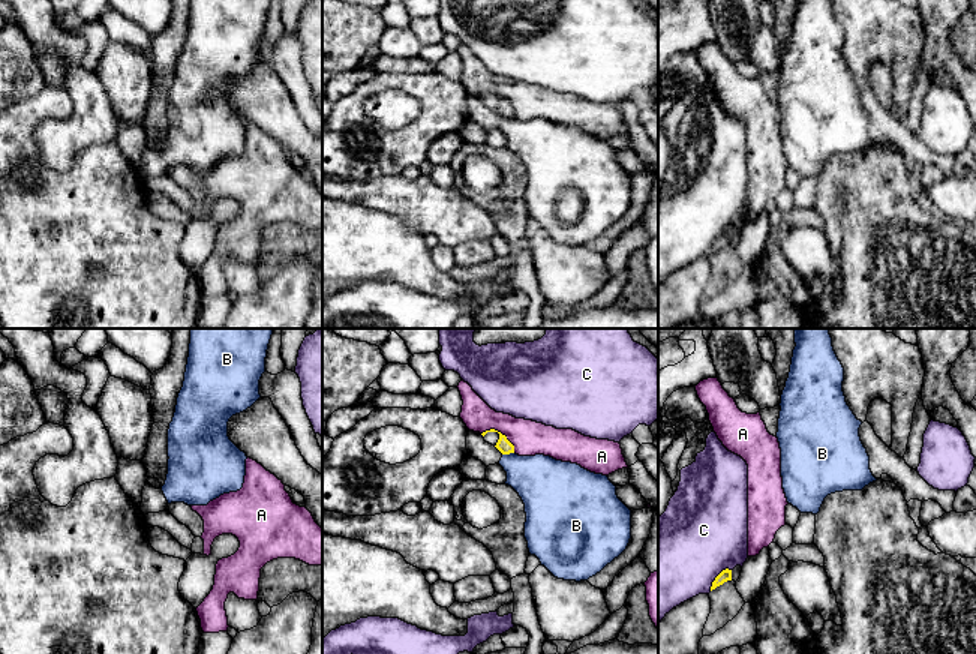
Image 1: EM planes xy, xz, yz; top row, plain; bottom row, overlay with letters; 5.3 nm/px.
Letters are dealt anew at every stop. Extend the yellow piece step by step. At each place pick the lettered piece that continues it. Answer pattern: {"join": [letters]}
{"join": []}

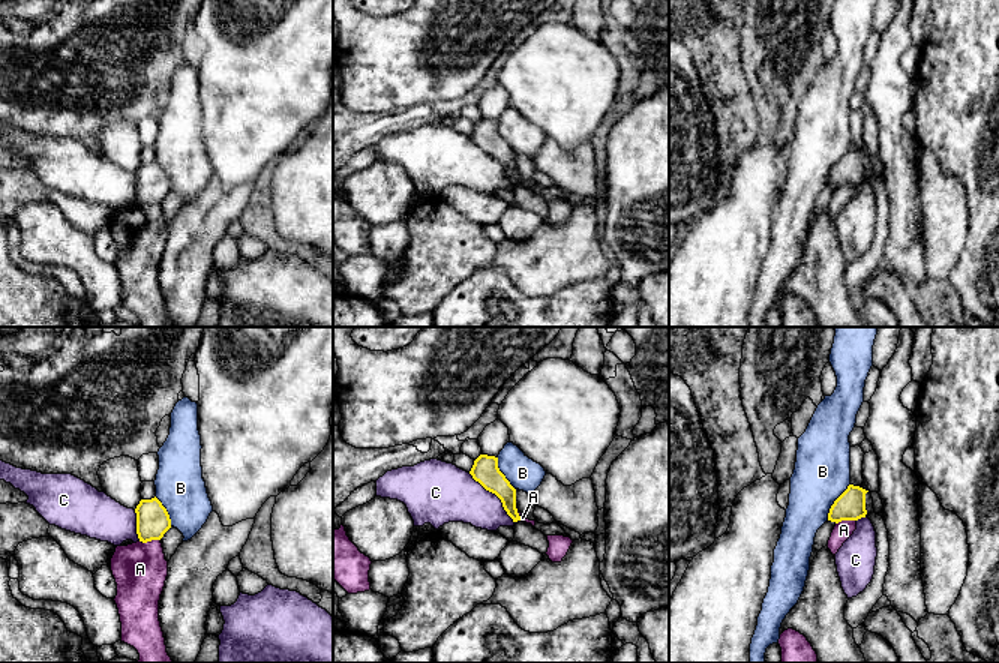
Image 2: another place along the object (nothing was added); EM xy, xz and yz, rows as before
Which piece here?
{"join": []}

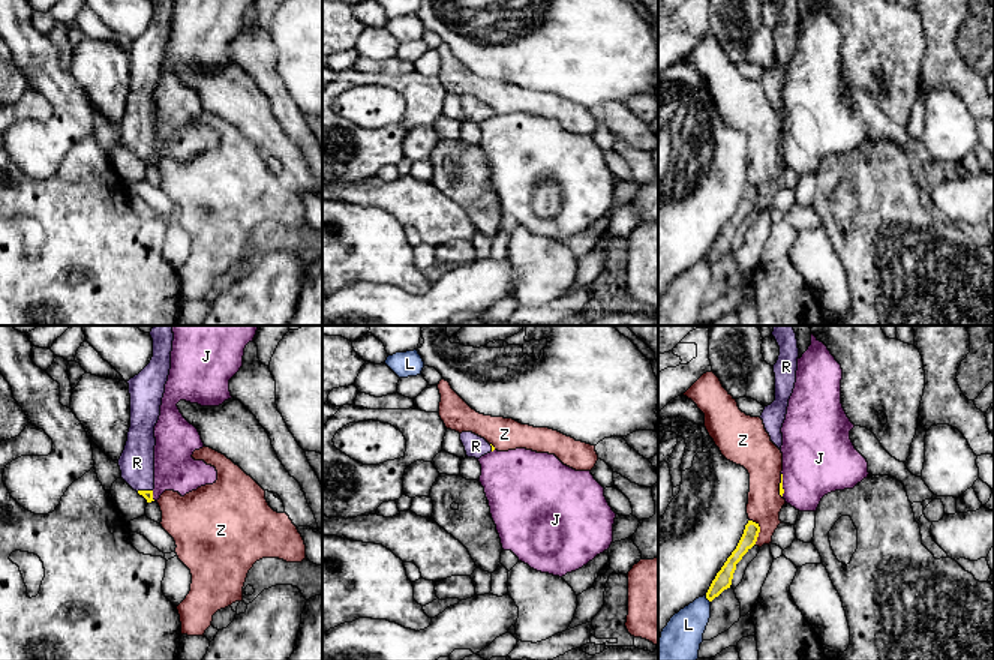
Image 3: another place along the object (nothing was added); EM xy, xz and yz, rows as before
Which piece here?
{"join": ["R"]}

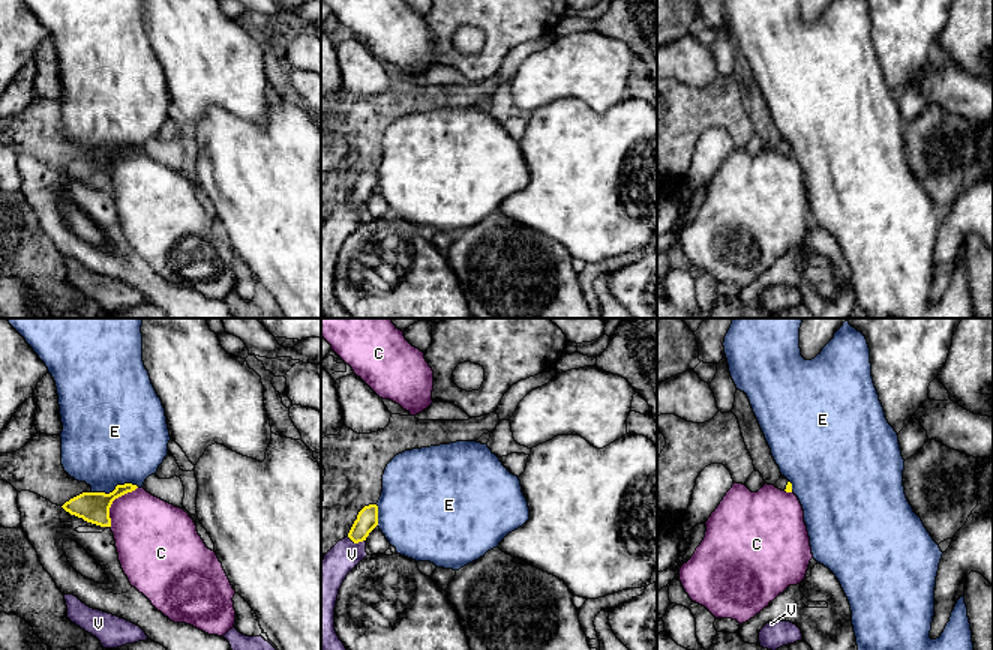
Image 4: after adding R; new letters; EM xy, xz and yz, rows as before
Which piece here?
{"join": []}

